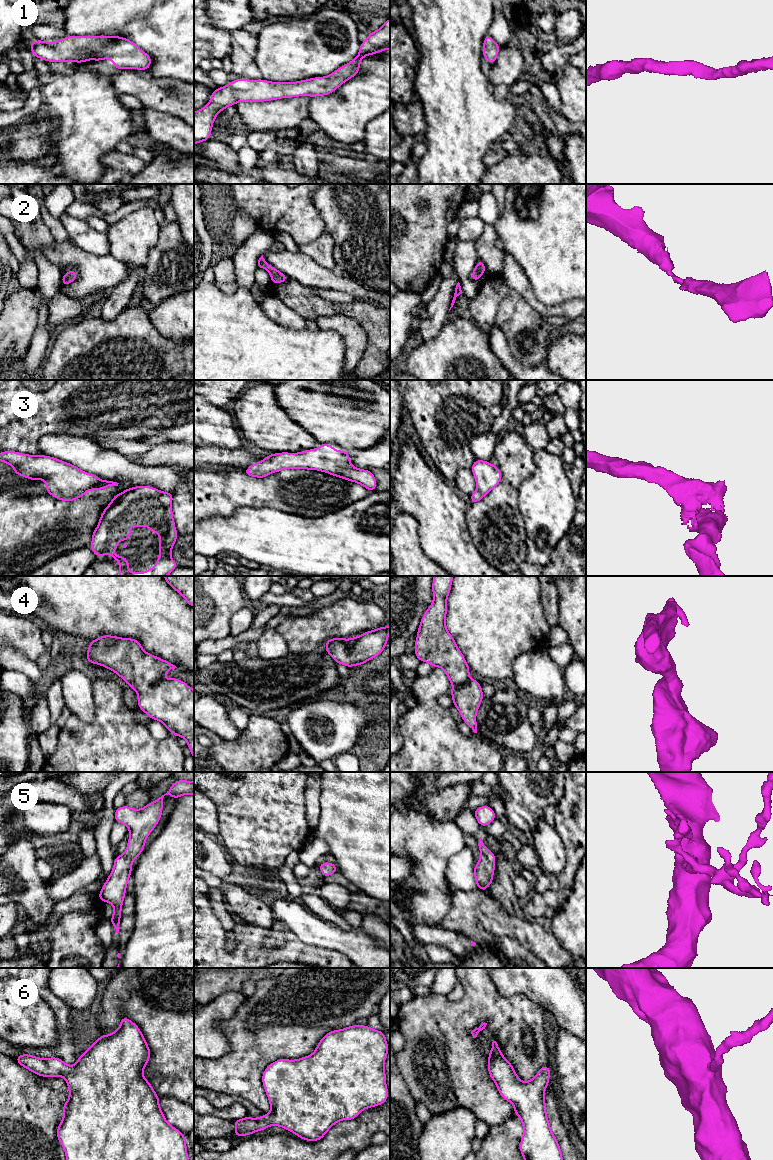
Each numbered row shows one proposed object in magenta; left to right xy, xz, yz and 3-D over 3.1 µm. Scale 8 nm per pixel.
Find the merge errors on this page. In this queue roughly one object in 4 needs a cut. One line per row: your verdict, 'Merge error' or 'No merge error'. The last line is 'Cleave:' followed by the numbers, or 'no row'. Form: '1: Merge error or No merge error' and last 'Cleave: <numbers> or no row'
1: No merge error
2: No merge error
3: No merge error
4: No merge error
5: No merge error
6: No merge error
Cleave: no row

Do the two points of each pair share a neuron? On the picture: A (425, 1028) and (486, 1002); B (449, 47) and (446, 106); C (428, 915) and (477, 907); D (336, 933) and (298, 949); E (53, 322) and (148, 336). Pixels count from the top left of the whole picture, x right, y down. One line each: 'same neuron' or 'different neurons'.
A: same neuron
B: same neuron
C: different neurons
D: different neurons
E: different neurons

